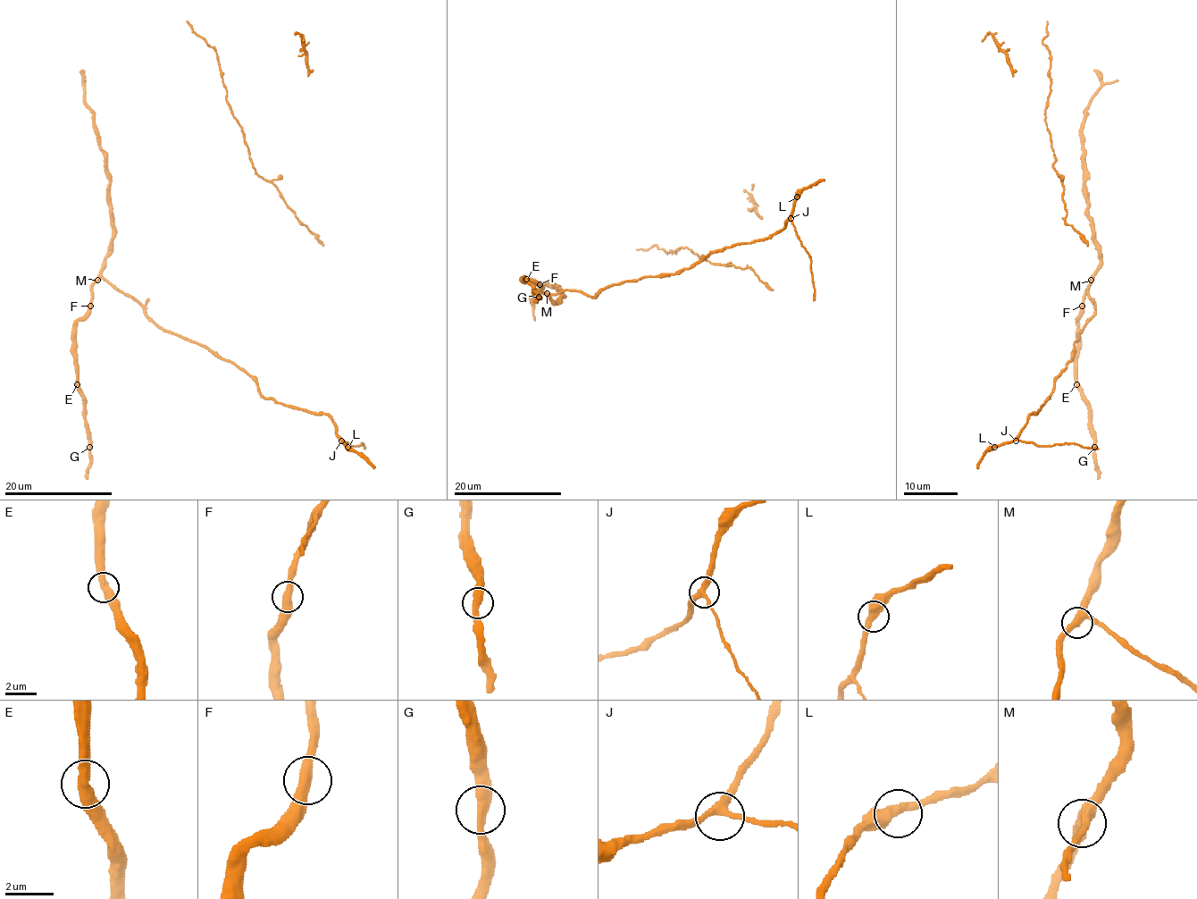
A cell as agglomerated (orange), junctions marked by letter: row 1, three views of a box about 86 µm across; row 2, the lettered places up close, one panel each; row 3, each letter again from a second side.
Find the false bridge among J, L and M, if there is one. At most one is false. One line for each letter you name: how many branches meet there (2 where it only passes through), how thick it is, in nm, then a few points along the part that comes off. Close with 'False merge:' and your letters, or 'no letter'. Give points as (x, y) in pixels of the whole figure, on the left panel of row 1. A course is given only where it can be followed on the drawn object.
False merge: no letter

